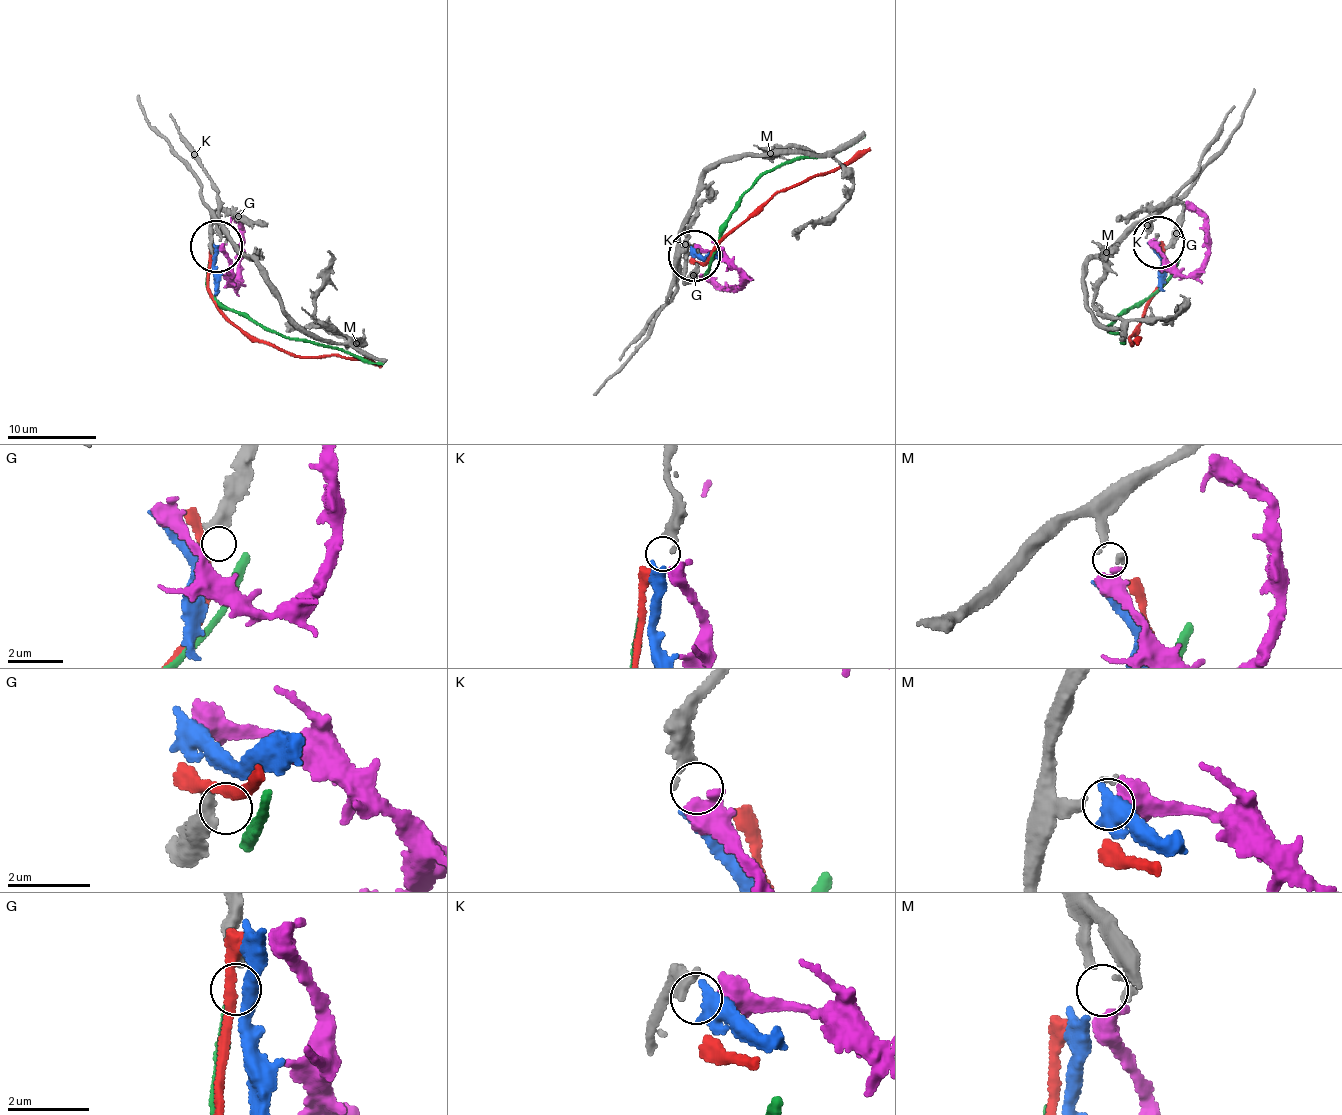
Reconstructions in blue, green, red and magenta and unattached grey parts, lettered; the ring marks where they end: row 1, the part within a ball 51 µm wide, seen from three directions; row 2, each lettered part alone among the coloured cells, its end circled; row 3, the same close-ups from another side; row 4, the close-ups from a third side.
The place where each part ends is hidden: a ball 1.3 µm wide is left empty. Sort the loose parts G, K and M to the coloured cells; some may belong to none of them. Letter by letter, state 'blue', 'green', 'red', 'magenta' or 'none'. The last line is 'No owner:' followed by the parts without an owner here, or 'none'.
G: none
K: blue
M: magenta
No owner: G

